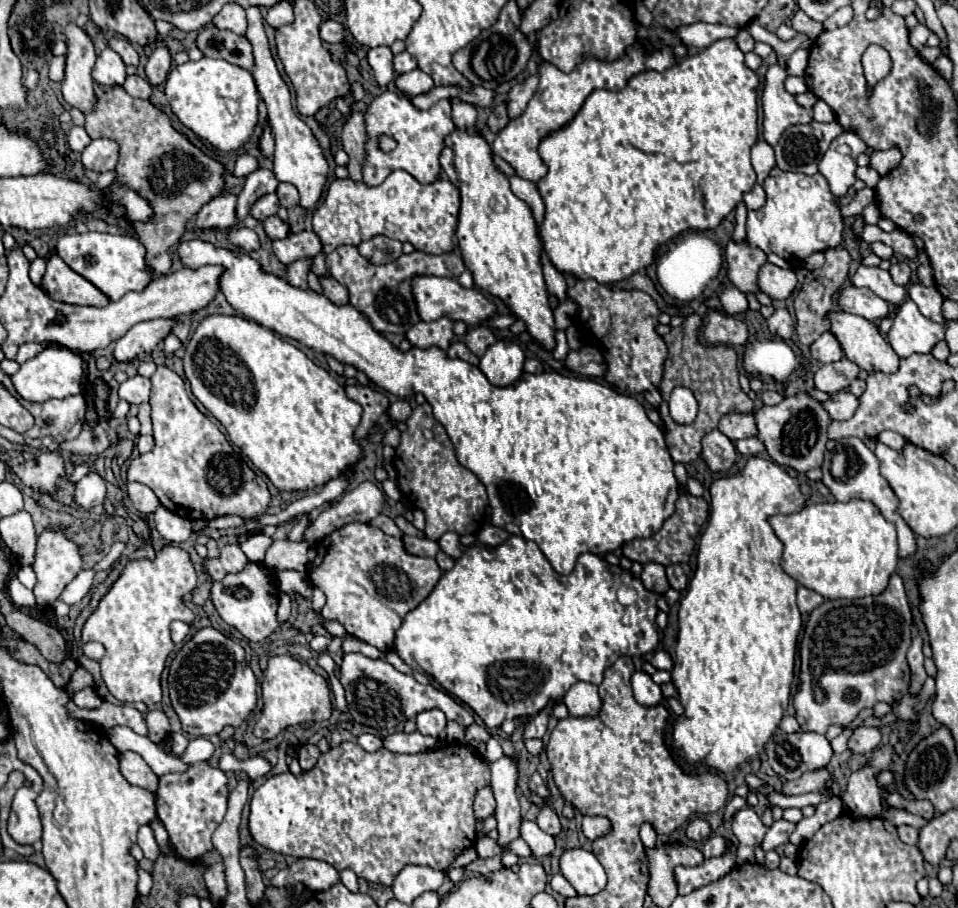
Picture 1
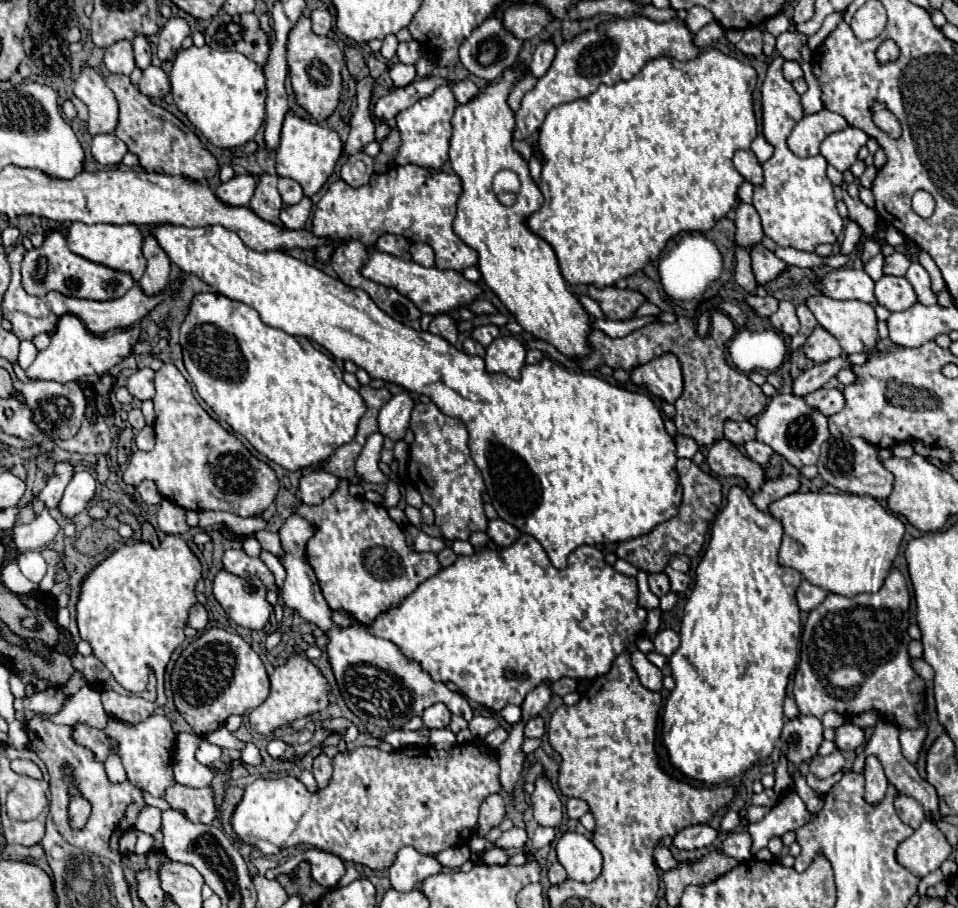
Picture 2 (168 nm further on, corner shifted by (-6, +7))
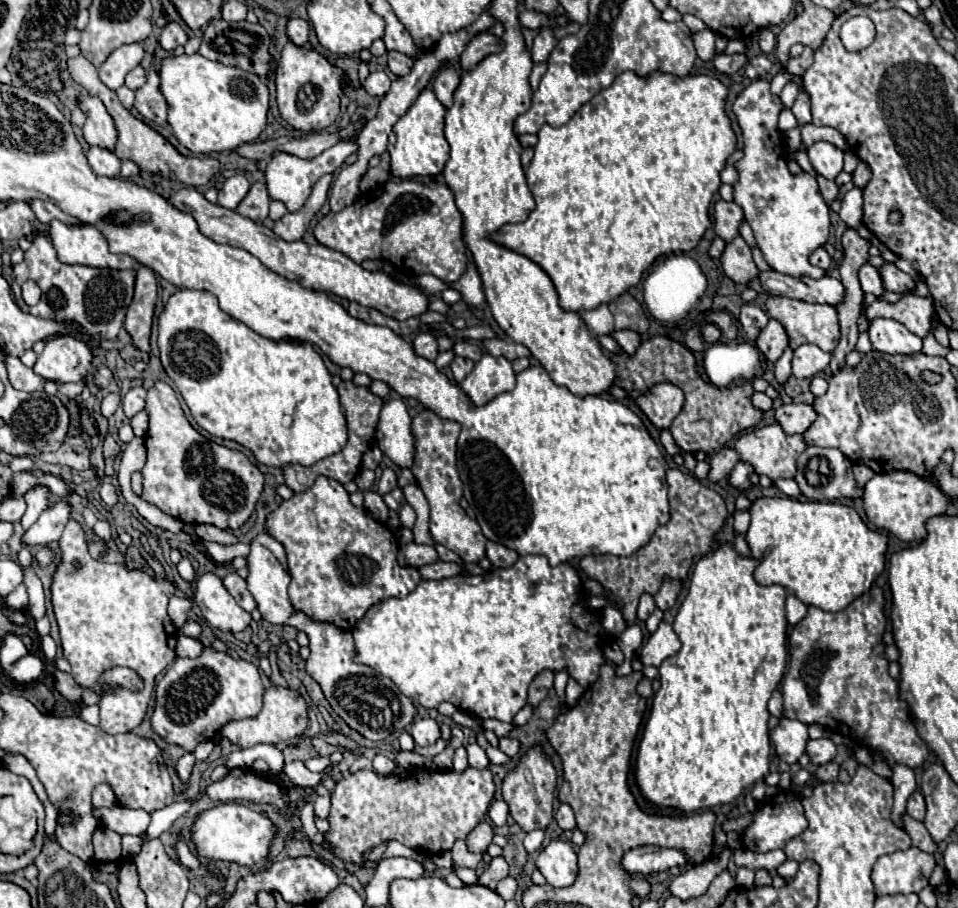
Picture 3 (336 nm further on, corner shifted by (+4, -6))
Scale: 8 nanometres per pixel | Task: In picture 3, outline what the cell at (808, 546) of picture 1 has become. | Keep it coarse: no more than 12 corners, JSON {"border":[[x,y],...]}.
{"border":[[758,498],[754,572],[844,610],[886,566],[888,538],[850,506]]}

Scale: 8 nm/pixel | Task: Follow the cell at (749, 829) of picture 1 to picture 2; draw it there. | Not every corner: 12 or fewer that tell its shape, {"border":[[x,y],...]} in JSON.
{"border":[[786,791],[762,821],[748,825],[752,853],[810,819],[796,791]]}

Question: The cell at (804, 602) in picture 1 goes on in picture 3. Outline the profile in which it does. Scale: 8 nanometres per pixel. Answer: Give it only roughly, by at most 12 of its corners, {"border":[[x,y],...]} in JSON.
{"border":[[794,594],[786,598],[786,618],[794,626],[808,606]]}

